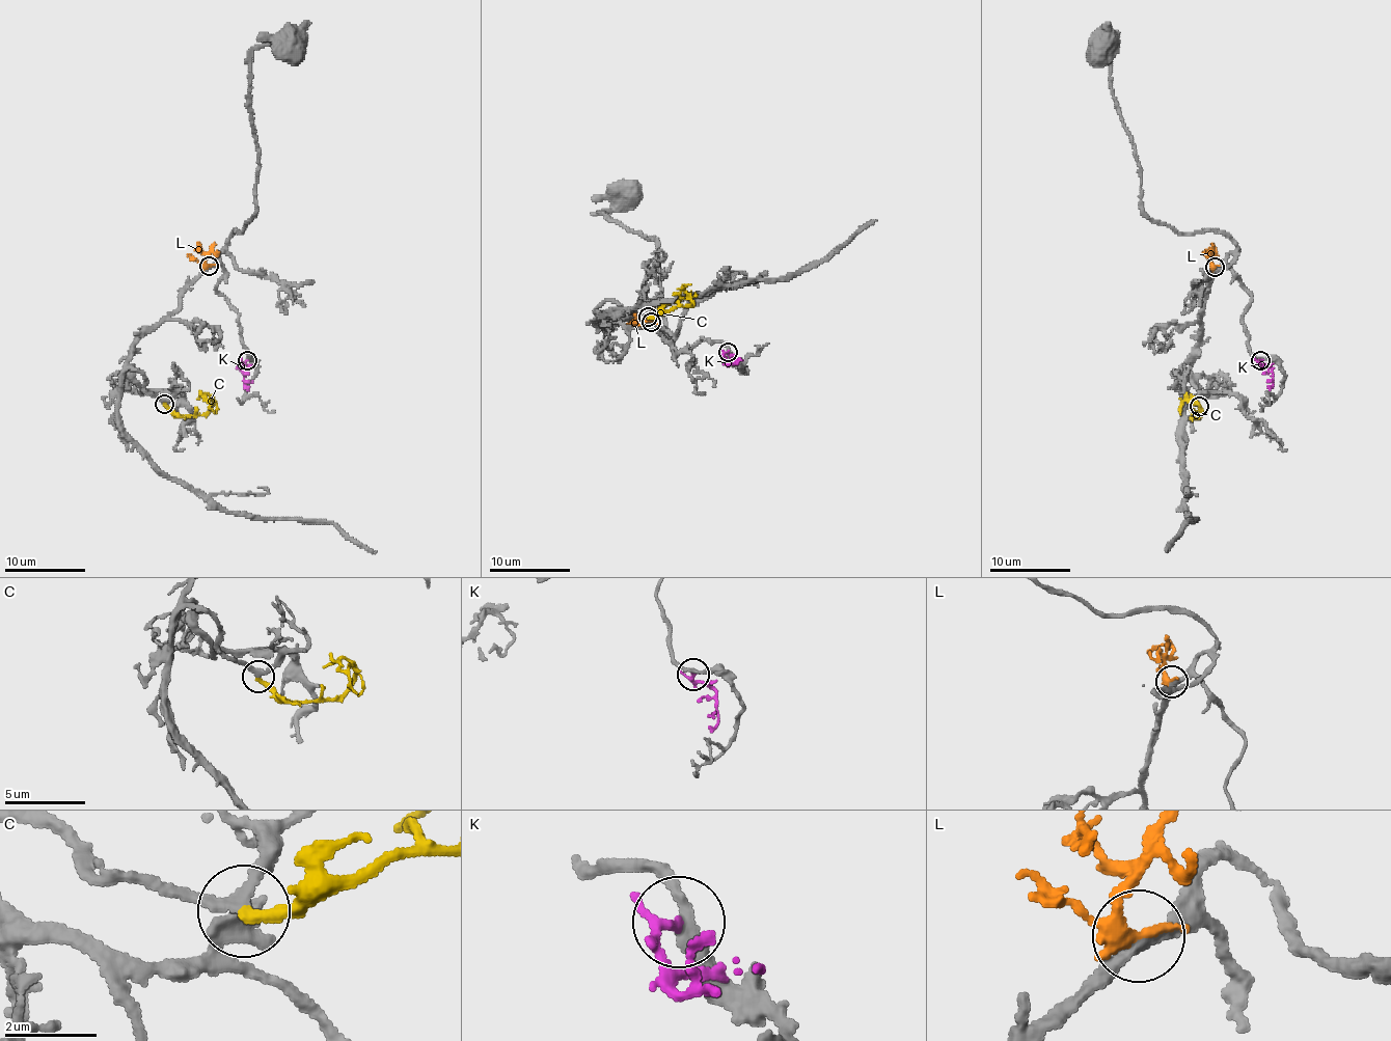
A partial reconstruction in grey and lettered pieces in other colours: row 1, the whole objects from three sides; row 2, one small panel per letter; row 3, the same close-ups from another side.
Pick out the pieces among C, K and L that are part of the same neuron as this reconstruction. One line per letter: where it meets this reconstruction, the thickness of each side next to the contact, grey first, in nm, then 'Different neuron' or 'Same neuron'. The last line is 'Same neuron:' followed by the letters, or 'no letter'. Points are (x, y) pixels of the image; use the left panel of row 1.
C: Touches grey at (164, 404). Thickness 200 nm (grey) against 280 nm. Same neuron
K: Touches grey at (247, 360). Thickness 240 nm (grey) against 140 nm. Different neuron
L: Touches grey at (209, 266). Thickness 300 nm (grey) against 320 nm. Different neuron
Same neuron: C

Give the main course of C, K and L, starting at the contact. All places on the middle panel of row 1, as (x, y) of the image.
C: (648, 317), (687, 306), (692, 302), (684, 291), (690, 284)
K: (728, 352), (724, 354), (729, 364), (741, 359)
L: (652, 322), (645, 320), (639, 324), (634, 313)

